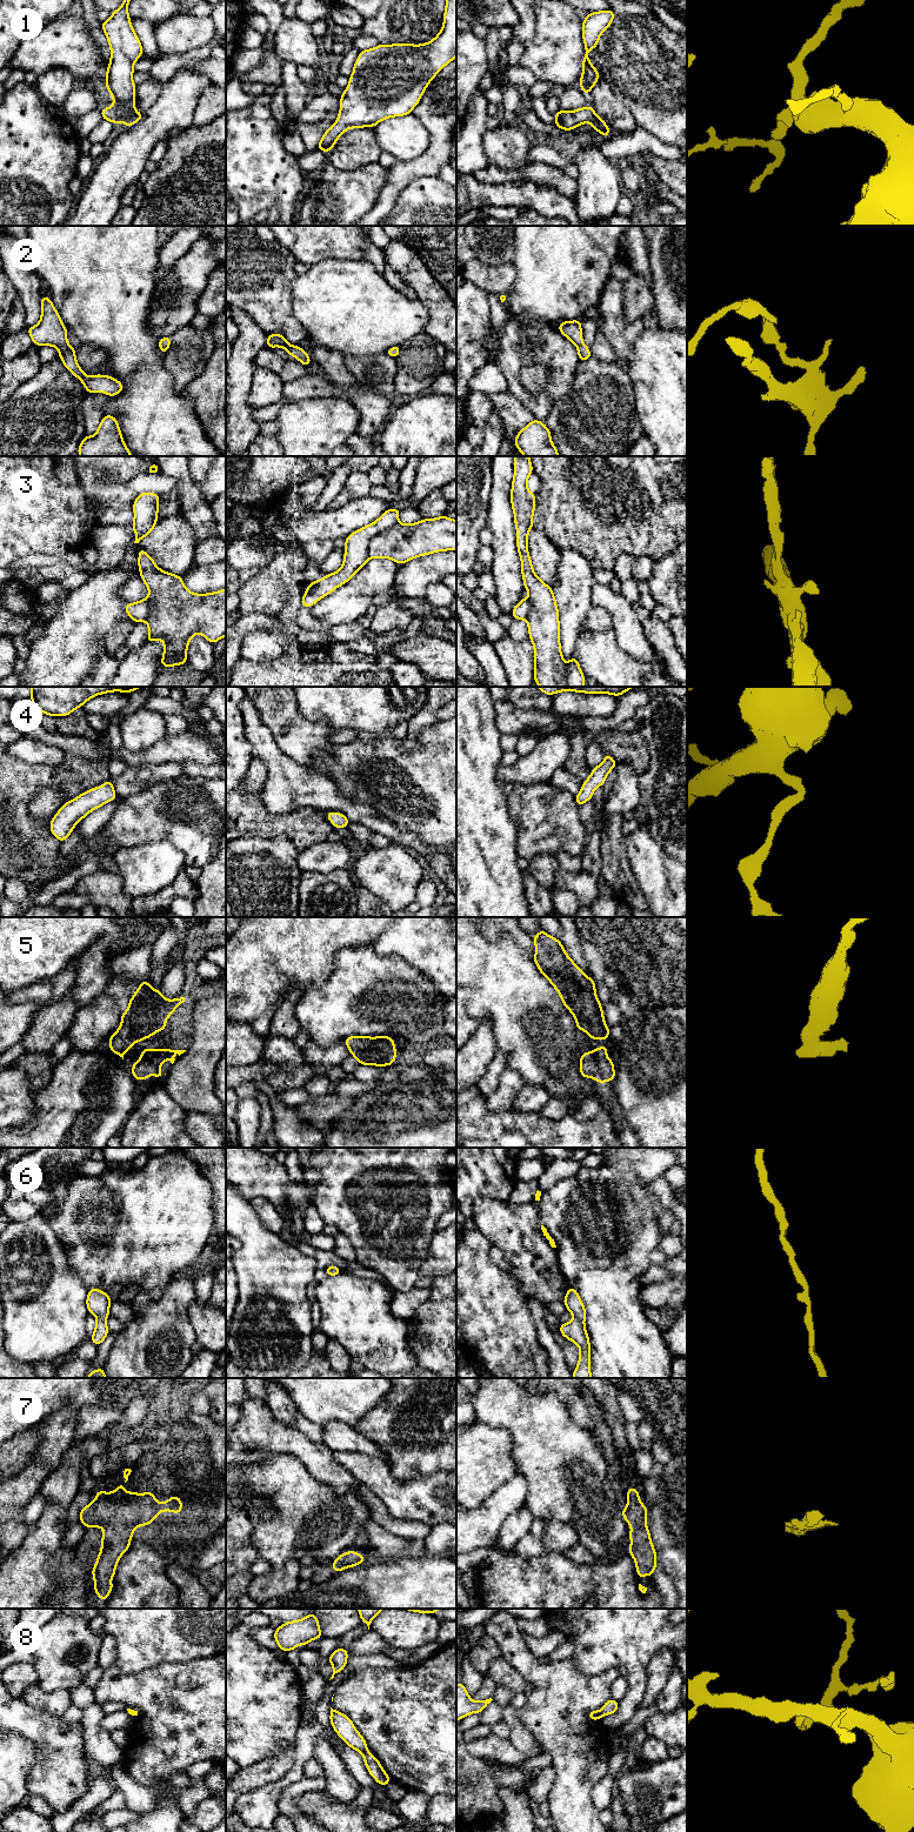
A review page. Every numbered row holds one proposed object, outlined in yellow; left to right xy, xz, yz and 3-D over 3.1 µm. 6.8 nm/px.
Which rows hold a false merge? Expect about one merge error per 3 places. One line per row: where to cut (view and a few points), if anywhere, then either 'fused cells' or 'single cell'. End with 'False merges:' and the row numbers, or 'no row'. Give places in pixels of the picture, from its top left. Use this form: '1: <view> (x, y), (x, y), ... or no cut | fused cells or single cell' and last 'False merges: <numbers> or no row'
1: no cut | single cell
2: no cut | single cell
3: no cut | single cell
4: no cut | single cell
5: no cut | single cell
6: no cut | single cell
7: no cut | single cell
8: yz (598, 1711), (601, 1716) | fused cells
False merges: 8

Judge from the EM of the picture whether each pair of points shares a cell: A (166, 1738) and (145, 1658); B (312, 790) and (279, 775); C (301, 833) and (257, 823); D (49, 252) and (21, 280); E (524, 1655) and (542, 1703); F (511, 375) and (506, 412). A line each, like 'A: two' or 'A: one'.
A: two
B: one
C: one
D: two
E: one
F: two

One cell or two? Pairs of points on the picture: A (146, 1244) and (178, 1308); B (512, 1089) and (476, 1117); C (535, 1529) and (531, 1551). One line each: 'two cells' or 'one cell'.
A: two cells
B: two cells
C: one cell

